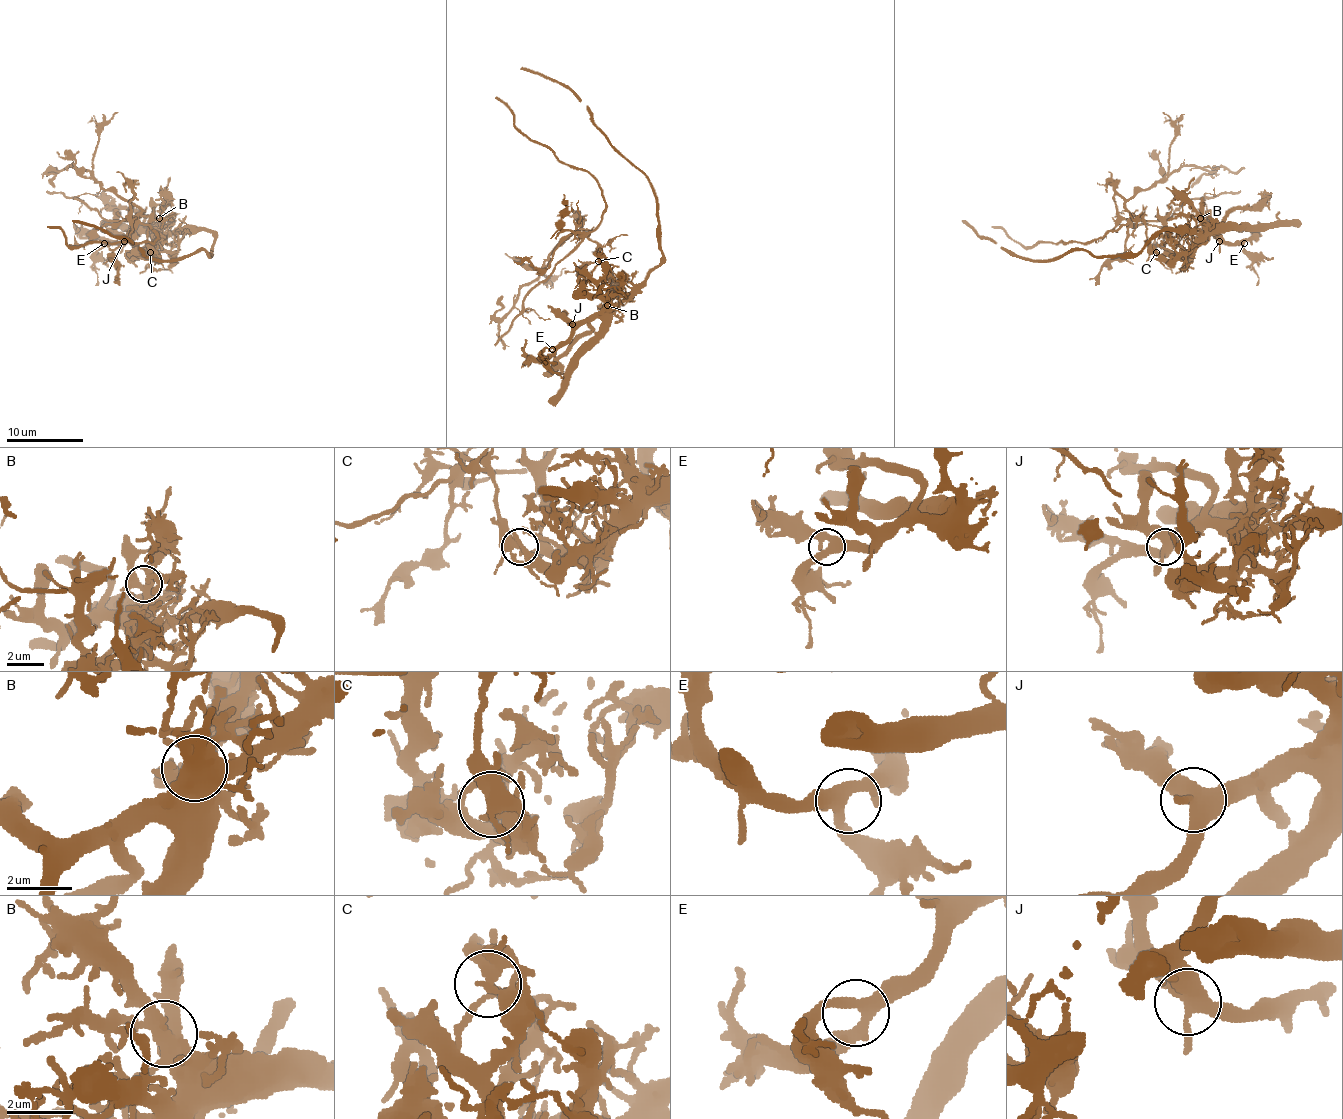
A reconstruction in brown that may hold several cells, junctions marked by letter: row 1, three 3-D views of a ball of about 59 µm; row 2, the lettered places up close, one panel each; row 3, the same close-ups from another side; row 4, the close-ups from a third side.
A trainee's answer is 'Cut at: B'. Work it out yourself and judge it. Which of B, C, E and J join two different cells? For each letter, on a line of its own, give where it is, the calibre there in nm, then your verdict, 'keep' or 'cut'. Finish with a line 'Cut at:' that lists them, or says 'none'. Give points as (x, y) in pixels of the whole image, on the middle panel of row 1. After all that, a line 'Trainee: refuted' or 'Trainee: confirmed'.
B: (607, 305) | 400 nm | keep
C: (598, 261) | 360 nm | cut
E: (552, 349) | 380 nm | keep
J: (572, 324) | 480 nm | keep
Cut at: C
Trainee: refuted

